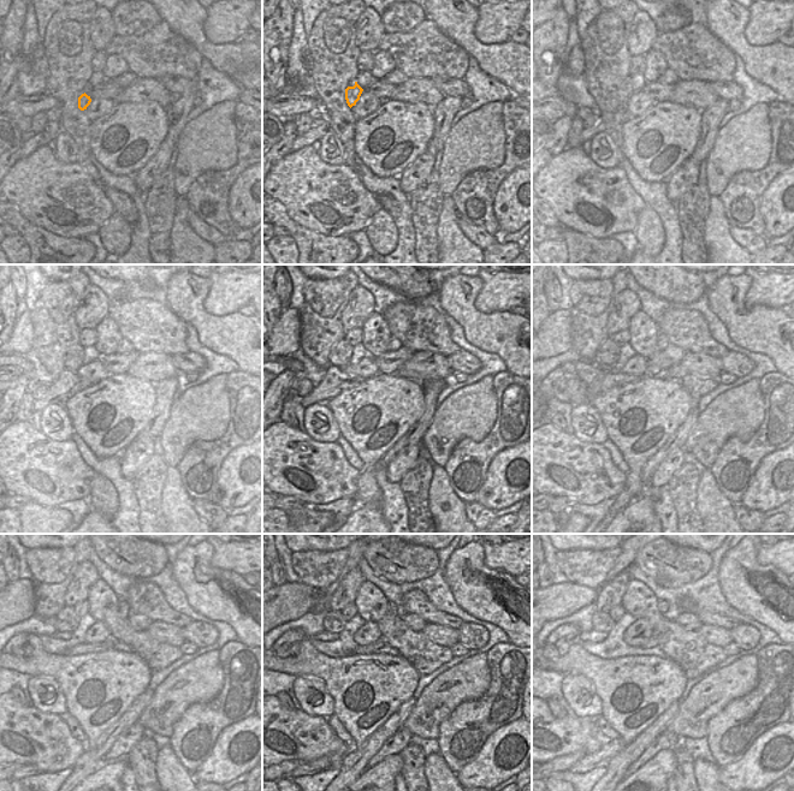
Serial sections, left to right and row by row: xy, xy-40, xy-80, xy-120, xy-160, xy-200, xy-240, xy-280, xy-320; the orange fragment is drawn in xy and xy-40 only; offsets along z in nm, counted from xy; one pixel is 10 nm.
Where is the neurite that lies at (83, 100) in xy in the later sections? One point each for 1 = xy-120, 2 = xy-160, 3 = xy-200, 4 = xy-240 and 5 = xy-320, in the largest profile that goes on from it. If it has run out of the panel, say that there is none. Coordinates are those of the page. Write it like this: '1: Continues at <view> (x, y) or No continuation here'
1: Continues at xy-120 (73, 360)
2: Continues at xy-160 (341, 352)
3: Continues at xy-200 (608, 352)
4: Continues at xy-240 (66, 620)
5: Continues at xy-320 (602, 622).

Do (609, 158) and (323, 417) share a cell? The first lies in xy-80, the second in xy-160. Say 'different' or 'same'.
same

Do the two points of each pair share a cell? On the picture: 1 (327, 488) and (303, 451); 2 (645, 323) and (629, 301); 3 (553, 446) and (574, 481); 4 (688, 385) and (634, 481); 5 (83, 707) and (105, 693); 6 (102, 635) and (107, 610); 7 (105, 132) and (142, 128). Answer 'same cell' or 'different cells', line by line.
1: same cell
2: different cells
3: same cell
4: different cells
5: same cell
6: different cells
7: same cell

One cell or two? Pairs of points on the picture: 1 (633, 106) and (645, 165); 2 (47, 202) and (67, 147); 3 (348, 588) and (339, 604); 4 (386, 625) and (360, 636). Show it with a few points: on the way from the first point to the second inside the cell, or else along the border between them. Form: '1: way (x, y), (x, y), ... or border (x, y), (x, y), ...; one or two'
1: border (655, 102), (640, 114), (630, 117); two
2: border (53, 152), (60, 161), (75, 162); two
3: way (347, 592), (342, 600); one
4: border (366, 620), (372, 620), (381, 635); two

